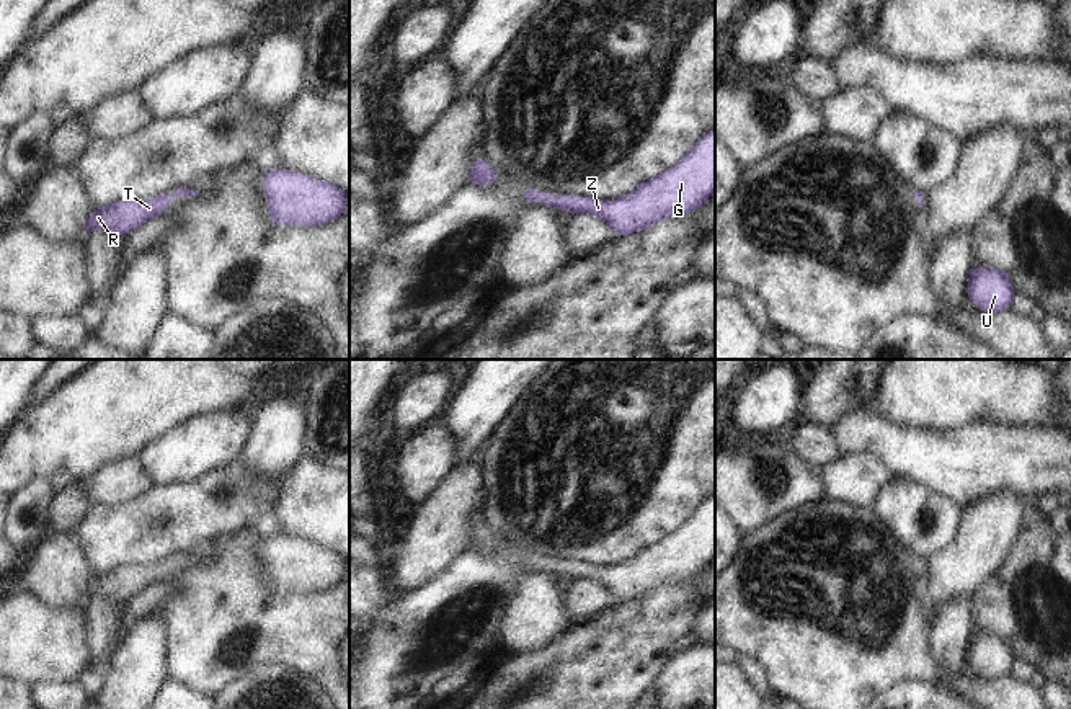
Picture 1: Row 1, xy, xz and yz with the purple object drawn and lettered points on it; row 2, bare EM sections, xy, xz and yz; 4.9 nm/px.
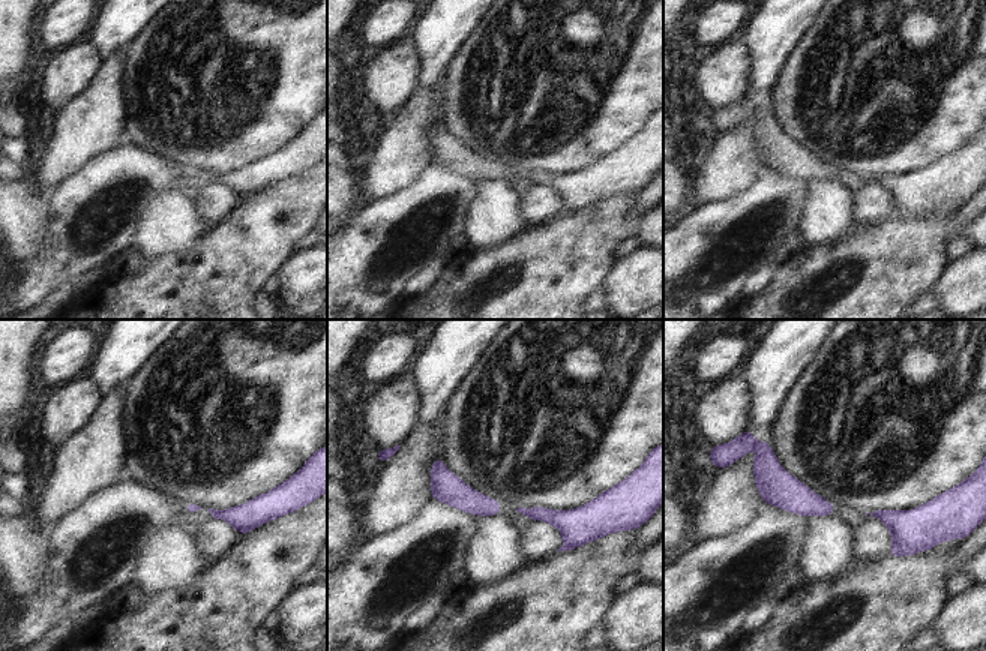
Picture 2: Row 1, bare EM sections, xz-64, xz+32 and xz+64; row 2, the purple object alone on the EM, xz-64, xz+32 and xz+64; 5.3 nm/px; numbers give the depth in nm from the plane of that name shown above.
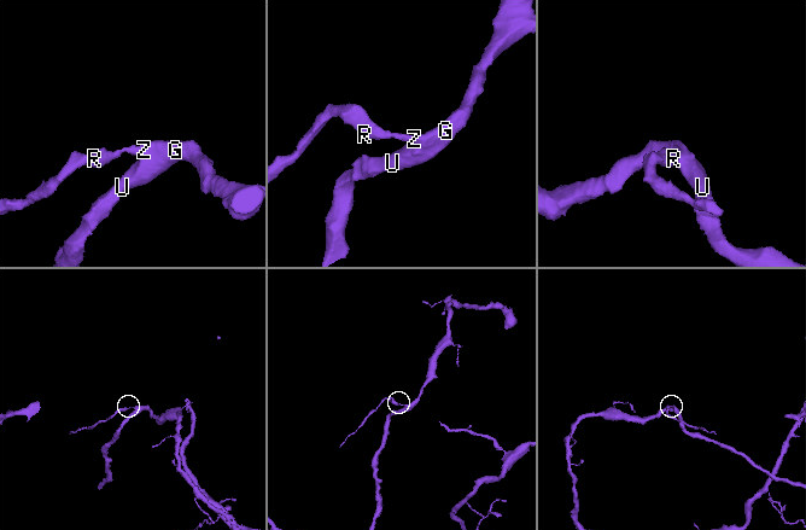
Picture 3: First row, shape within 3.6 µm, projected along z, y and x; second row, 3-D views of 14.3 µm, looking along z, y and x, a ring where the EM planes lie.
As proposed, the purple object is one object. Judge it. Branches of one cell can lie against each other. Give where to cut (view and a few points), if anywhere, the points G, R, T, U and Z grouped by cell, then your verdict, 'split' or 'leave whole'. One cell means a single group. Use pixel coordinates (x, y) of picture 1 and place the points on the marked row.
no cut | G R T U Z | leave whole

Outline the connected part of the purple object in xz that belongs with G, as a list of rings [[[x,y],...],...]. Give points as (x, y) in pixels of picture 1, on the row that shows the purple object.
[[[715,127],[704,134],[678,163],[615,201],[576,194],[537,193],[524,186],[522,199],[539,201],[570,214],[602,219],[615,237],[645,230],[661,219],[679,217],[702,207],[715,191]]]

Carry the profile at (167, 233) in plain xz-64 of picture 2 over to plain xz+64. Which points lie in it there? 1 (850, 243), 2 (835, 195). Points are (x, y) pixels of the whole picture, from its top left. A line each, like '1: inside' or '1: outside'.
1: outside
2: inside

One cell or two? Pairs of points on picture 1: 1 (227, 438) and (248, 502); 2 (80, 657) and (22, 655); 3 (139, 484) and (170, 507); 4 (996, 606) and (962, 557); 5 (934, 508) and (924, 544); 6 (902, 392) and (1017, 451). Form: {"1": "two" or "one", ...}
{"1": "two", "2": "one", "3": "two", "4": "two", "5": "one", "6": "two"}

